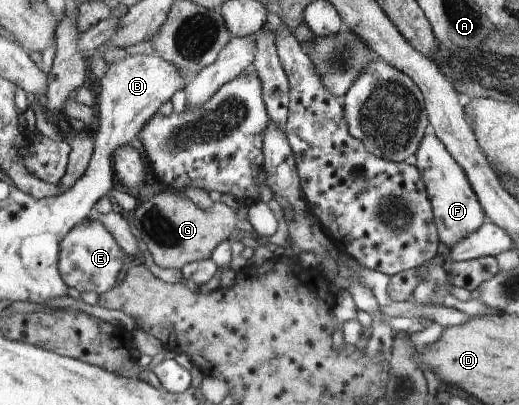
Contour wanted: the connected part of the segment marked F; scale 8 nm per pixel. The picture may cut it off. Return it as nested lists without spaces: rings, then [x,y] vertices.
[[[435,133],[426,135],[418,147],[416,166],[422,171],[423,181],[432,206],[434,207],[435,221],[438,225],[440,241],[449,248],[458,241],[465,239],[474,231],[477,231],[488,219],[486,211],[471,185],[466,171],[451,155],[442,139]]]

